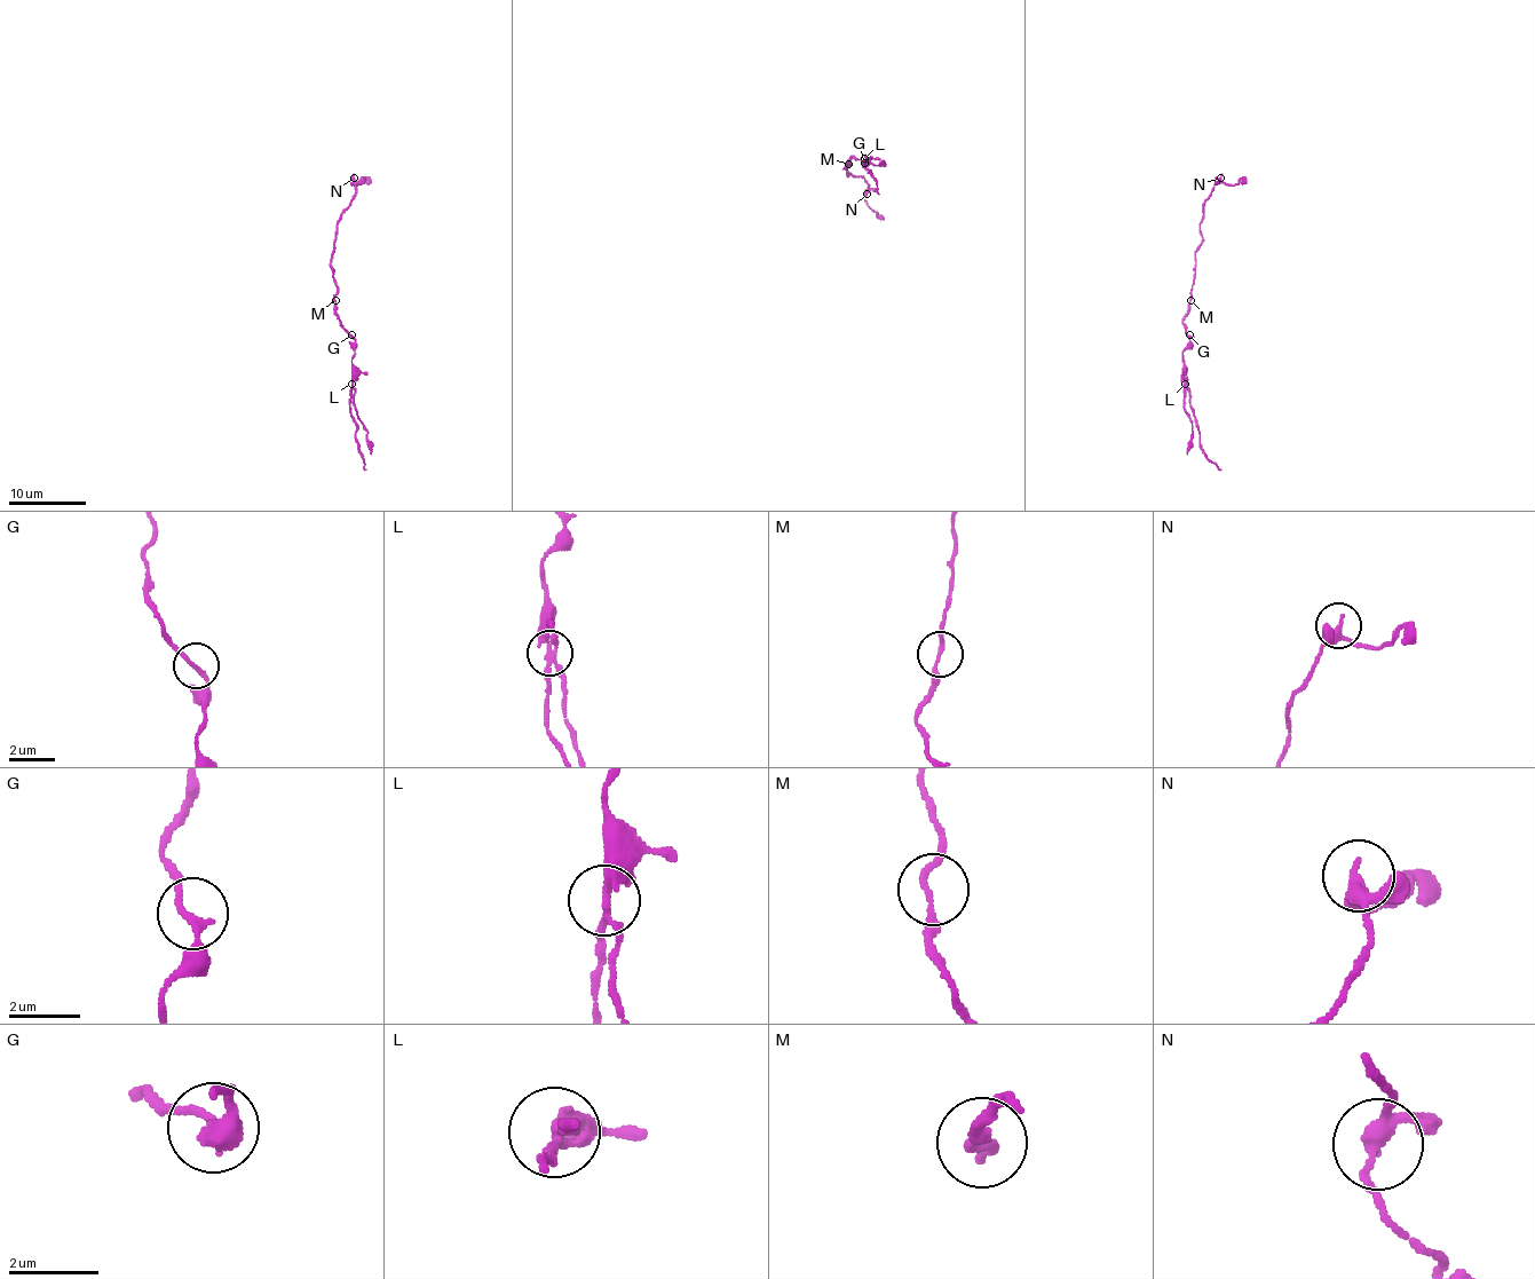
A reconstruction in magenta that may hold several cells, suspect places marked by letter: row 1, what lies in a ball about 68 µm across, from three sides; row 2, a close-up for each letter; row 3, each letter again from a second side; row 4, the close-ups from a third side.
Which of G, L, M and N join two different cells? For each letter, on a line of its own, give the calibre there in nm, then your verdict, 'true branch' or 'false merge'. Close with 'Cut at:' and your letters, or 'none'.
G: calibre 200 nm; true branch
L: calibre 200 nm; false merge
M: calibre 180 nm; true branch
N: calibre 280 nm; true branch
Cut at: L

